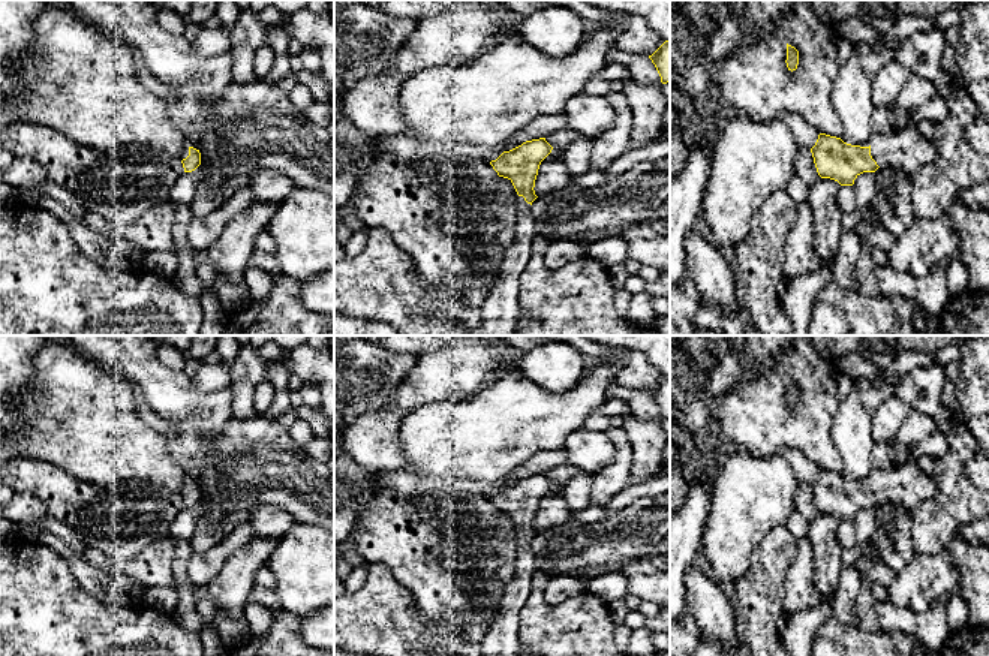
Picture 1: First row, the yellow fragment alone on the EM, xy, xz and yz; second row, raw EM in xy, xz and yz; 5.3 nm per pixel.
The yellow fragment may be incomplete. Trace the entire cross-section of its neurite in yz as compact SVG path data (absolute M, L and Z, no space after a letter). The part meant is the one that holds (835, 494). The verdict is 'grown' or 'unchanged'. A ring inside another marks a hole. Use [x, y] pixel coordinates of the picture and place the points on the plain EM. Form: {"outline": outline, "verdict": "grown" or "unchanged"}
{"outline": "M916 458L901 464L893 472L875 469L869 482L851 481L841 473L820 469L811 484L817 508L841 521L853 521L863 508L875 508L880 502L901 502L910 511L923 500L938 500L938 487L926 475Z", "verdict": "grown"}

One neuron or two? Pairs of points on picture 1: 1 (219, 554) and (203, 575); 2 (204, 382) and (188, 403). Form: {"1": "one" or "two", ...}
{"1": "one", "2": "two"}

